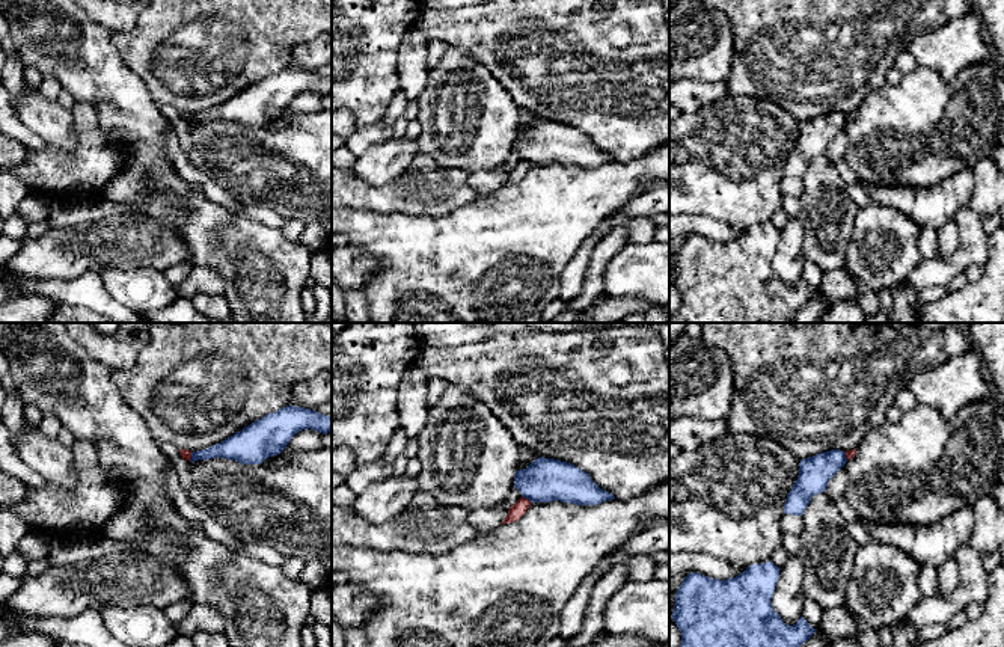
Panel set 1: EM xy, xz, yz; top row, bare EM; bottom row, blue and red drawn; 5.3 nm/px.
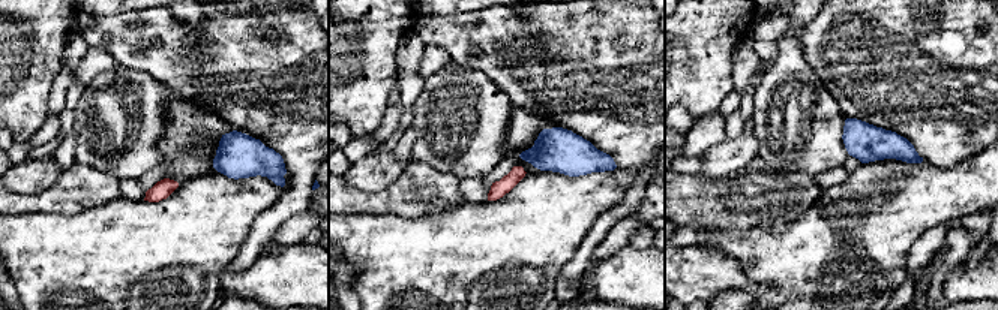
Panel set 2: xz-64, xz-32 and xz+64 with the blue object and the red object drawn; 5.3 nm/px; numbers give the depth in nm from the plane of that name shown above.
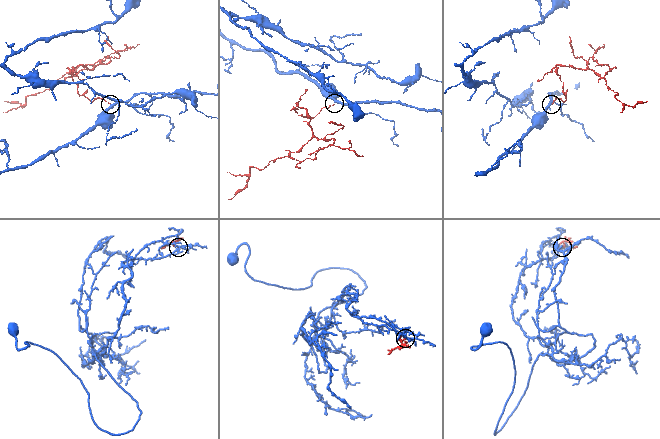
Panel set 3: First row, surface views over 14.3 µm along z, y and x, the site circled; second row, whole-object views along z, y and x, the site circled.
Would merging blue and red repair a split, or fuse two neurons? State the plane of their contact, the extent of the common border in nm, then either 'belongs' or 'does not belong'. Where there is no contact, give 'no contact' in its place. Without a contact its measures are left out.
xz | 70 nm | does not belong

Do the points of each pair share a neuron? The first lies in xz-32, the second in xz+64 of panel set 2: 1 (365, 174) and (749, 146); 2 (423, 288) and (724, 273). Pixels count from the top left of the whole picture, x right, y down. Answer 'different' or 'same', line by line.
1: same
2: different

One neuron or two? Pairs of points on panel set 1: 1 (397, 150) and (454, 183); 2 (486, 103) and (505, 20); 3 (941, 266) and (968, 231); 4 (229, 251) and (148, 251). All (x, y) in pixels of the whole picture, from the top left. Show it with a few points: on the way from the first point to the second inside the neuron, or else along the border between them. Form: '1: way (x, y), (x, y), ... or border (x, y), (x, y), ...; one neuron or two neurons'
1: border (418, 151), (412, 162), (386, 183); two neurons
2: border (463, 53), (480, 62), (504, 88), (513, 103); two neurons
3: way (951, 264), (968, 248), (968, 242); one neuron
4: border (166, 225), (187, 245), (192, 264); two neurons

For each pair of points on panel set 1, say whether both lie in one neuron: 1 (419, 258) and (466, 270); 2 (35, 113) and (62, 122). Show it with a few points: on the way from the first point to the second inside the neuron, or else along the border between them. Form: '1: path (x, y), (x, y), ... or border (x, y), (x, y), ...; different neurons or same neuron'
1: path (431, 264), (436, 269), (454, 269); same neuron
2: path (41, 115), (56, 122); same neuron

